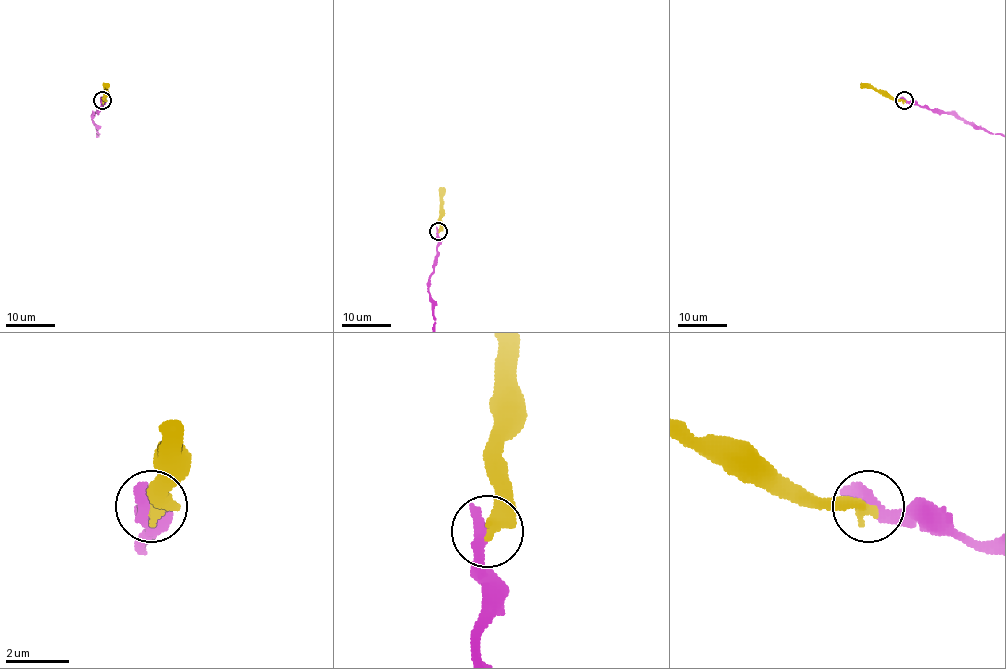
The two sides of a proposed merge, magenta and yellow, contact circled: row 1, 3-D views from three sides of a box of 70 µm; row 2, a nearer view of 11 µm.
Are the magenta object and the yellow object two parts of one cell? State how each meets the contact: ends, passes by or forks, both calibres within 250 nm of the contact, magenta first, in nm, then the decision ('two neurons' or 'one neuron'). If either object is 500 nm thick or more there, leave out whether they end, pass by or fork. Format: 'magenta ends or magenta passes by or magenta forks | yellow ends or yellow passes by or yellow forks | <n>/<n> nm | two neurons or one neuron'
500/440 nm | two neurons

